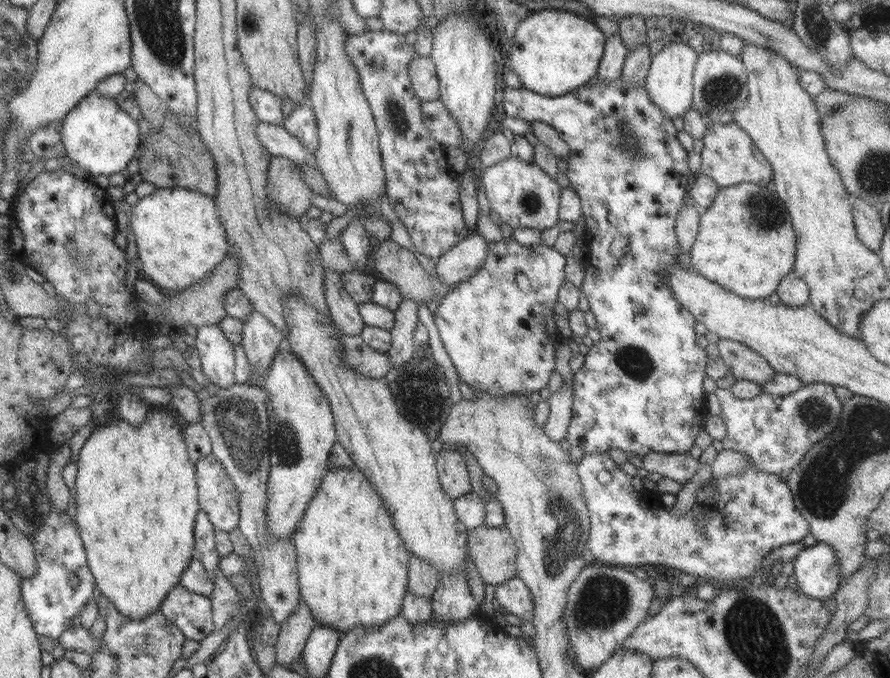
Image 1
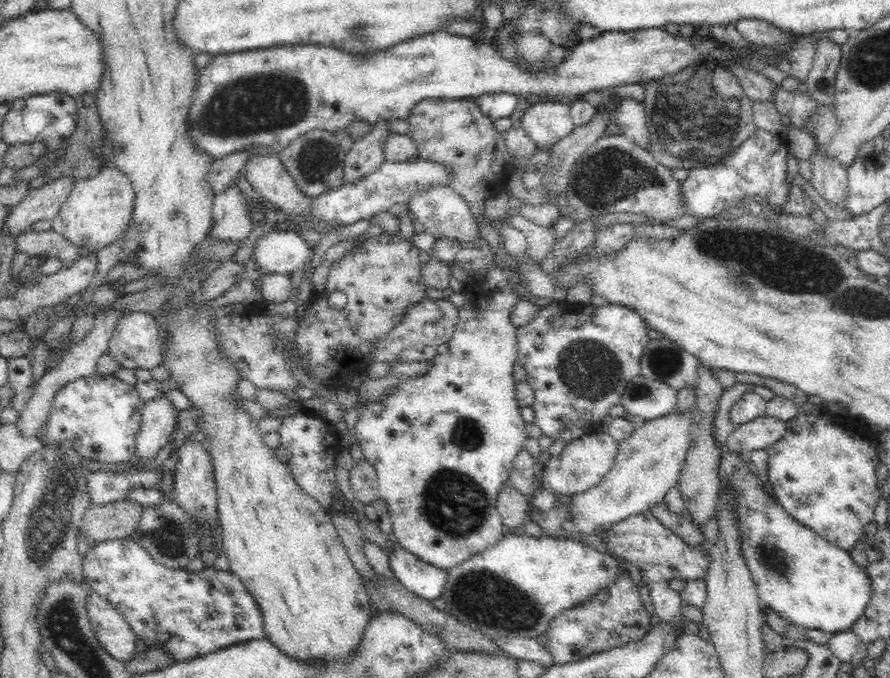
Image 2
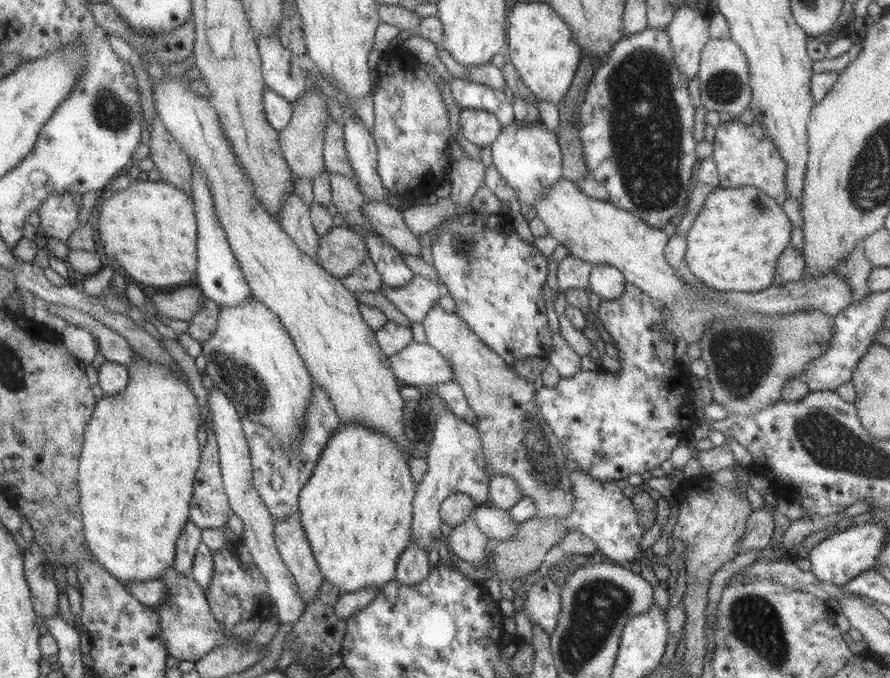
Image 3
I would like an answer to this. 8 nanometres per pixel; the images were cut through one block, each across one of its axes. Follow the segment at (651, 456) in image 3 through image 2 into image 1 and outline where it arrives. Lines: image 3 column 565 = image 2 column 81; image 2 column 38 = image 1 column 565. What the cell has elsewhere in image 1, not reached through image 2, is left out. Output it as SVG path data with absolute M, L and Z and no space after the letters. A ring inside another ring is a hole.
M593 75L587 82L581 86L572 89L571 92L561 96L541 96L531 92L525 87L514 83L511 79L511 88L503 90L503 96L498 96L502 100L503 112L511 118L519 118L531 122L543 122L551 126L551 129L559 133L561 140L564 140L568 146L568 156L566 158L567 168L565 176L571 187L580 198L580 207L584 218L585 230L589 232L589 258L587 258L587 268L584 269L583 280L580 284L580 292L585 296L589 304L589 310L592 312L596 328L600 334L598 341L594 342L587 353L584 355L582 367L572 374L572 405L570 408L570 419L566 426L564 439L569 446L580 446L585 452L606 452L608 448L619 448L627 454L645 457L651 452L663 452L663 454L679 454L688 452L694 444L694 438L702 430L702 422L707 412L704 408L706 393L703 391L702 380L705 378L706 352L704 348L699 348L695 344L695 332L693 324L695 319L688 310L681 306L671 294L666 283L666 270L677 268L677 259L681 254L674 224L677 213L682 208L683 194L687 192L687 178L690 176L687 169L687 151L681 147L675 135L676 132L672 120L669 120L655 103L651 102L646 86L630 85L621 75L609 82L600 81Z

